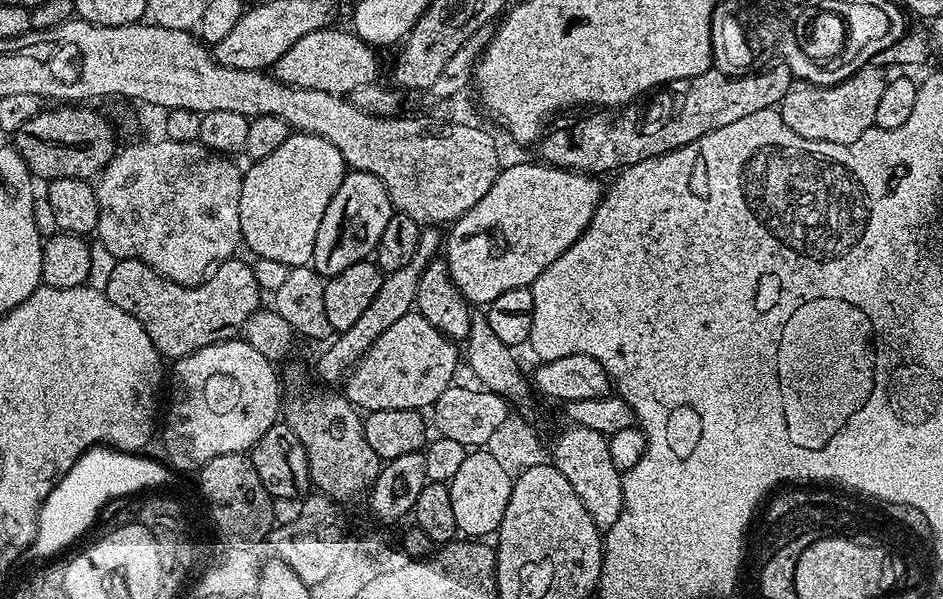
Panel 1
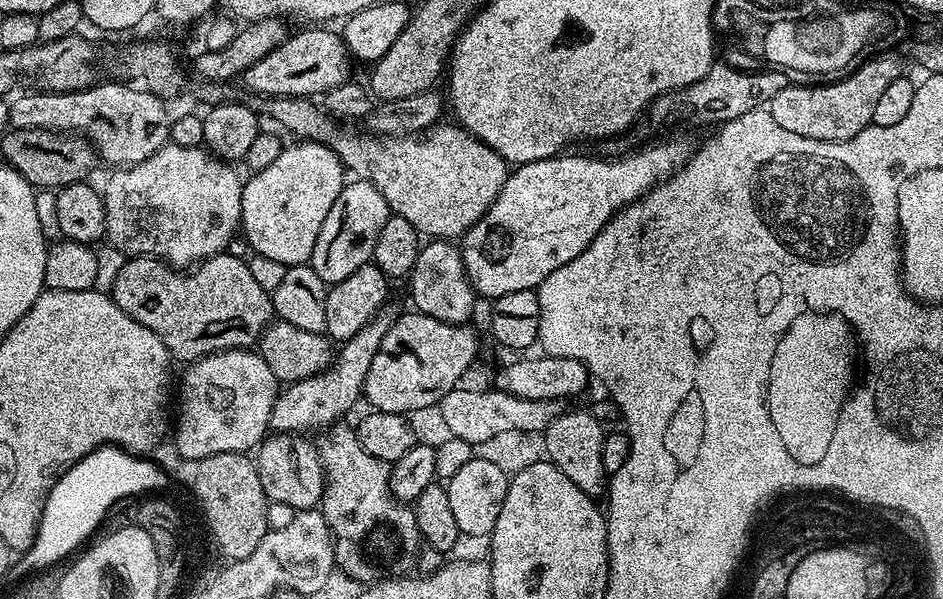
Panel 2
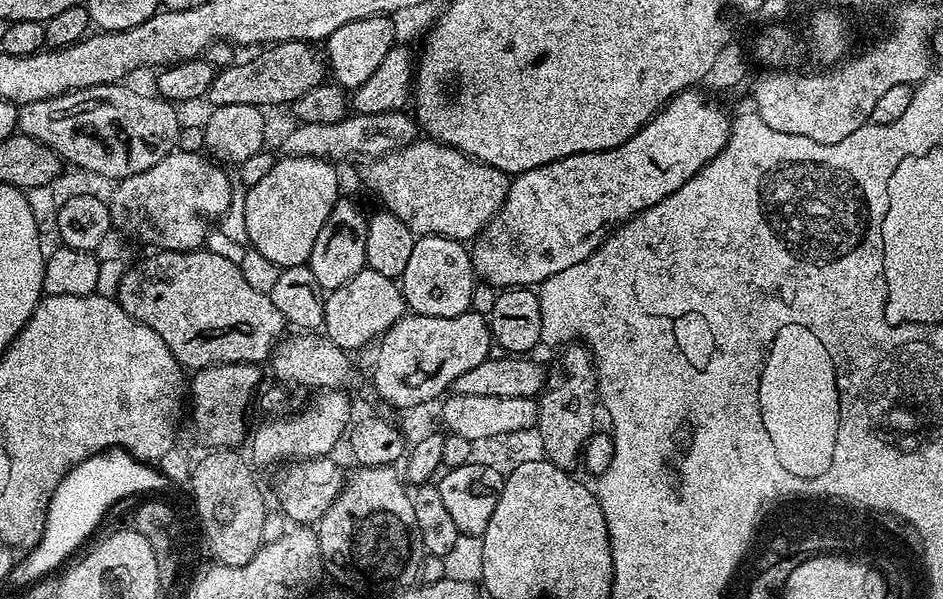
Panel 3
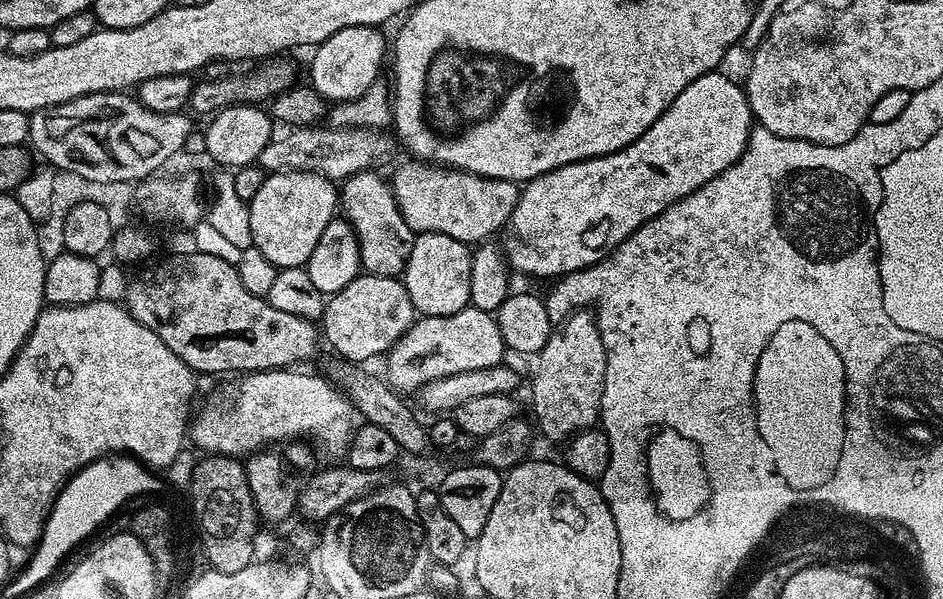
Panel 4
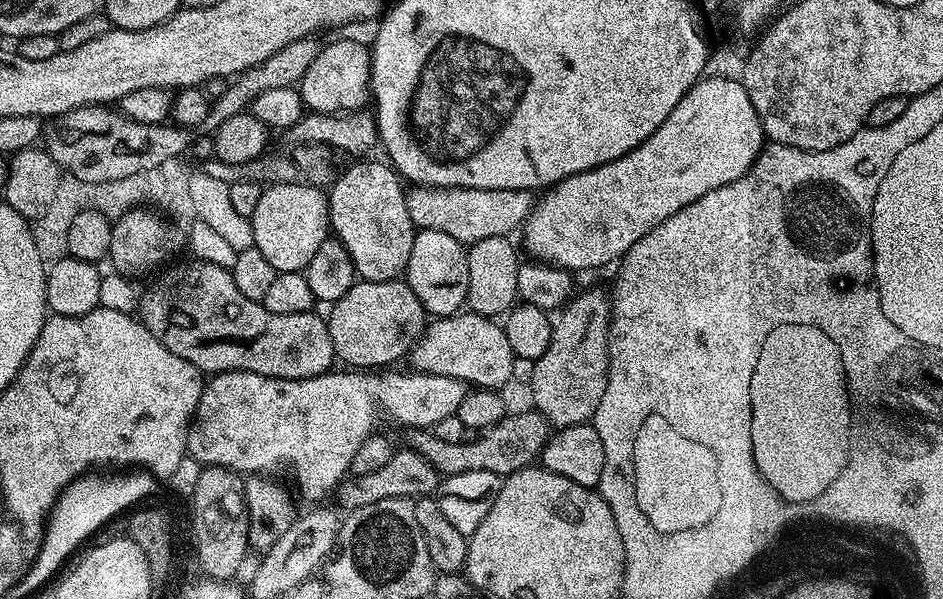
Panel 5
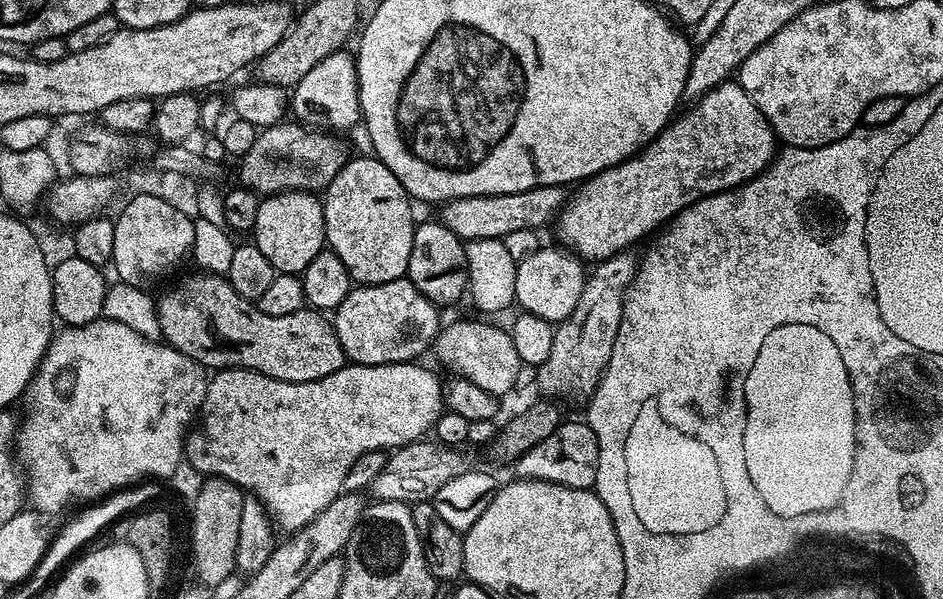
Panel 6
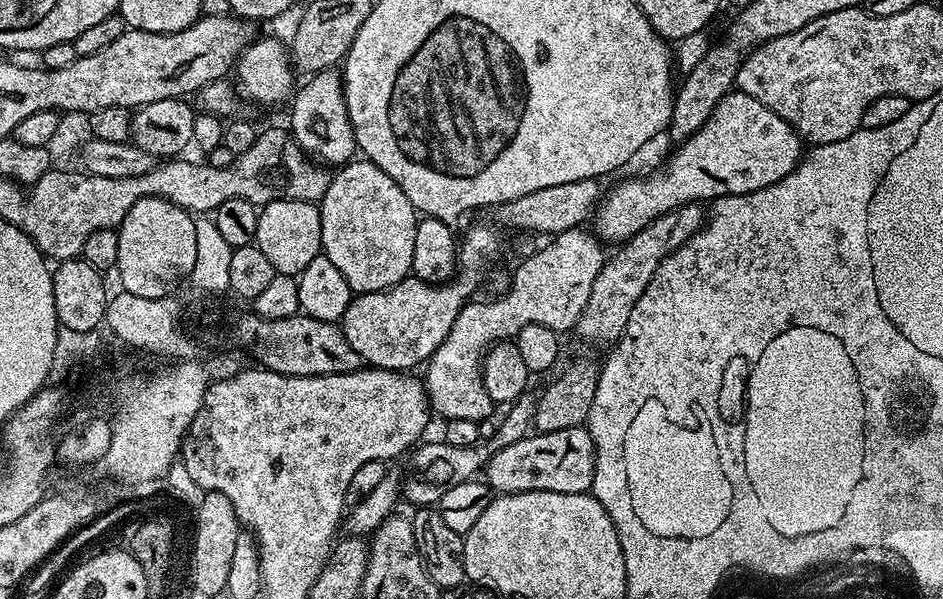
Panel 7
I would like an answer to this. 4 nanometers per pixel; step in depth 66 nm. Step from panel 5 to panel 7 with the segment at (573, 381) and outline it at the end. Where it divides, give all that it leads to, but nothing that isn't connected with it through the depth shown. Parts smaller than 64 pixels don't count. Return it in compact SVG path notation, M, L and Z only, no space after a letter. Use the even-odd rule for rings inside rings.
M699 203L683 204L669 212L663 212L654 222L647 224L638 234L623 241L615 249L616 252L605 259L602 270L598 270L598 278L594 278L594 287L590 289L590 298L586 301L586 310L582 310L582 318L578 318L574 332L592 344L608 344L612 346L619 341L626 330L626 322L630 322L630 314L636 311L638 298L651 288L650 278L654 278L654 270L666 256L678 250L706 220L706 212Z

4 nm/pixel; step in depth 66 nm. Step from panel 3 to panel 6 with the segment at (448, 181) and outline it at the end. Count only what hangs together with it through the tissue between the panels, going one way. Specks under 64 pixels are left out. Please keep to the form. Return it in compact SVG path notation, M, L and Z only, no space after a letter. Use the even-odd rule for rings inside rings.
M561 185L540 186L518 194L501 196L471 196L465 200L449 200L443 205L442 222L453 234L467 242L478 239L509 238L515 232L524 232L527 228L540 228L557 219L560 209L566 203L566 192Z

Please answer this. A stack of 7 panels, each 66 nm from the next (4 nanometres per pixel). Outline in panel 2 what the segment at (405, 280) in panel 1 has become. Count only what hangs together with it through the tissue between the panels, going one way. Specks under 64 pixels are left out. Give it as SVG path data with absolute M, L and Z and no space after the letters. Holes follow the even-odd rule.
M385 303L376 317L366 326L362 326L358 334L354 334L354 338L339 345L332 363L324 372L289 384L277 395L268 423L273 433L310 434L308 432L314 431L315 428L327 430L333 424L345 419L344 415L355 406L356 399L358 401L361 399L366 374L370 370L374 354L380 352L390 326L394 326L394 322L402 314L402 308L392 303Z

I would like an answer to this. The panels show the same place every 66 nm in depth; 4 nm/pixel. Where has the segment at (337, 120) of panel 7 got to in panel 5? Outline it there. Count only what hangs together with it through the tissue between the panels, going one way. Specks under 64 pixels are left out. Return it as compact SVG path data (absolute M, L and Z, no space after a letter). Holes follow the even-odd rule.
M336 40L333 44L324 44L320 53L310 62L310 70L301 78L298 91L305 105L316 114L352 114L355 108L370 96L372 82L372 54L367 43L360 40Z

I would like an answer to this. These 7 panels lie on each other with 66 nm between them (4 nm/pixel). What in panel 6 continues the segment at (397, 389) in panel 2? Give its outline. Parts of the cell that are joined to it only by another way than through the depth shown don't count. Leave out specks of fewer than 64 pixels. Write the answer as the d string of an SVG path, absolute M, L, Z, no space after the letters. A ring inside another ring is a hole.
M456 320L453 324L445 323L441 327L440 333L434 341L434 353L448 368L453 368L457 377L474 382L482 390L486 390L490 395L503 398L508 391L516 384L516 379L520 376L522 365L518 358L518 350L514 350L511 331L495 328L492 324L482 324L476 320Z

